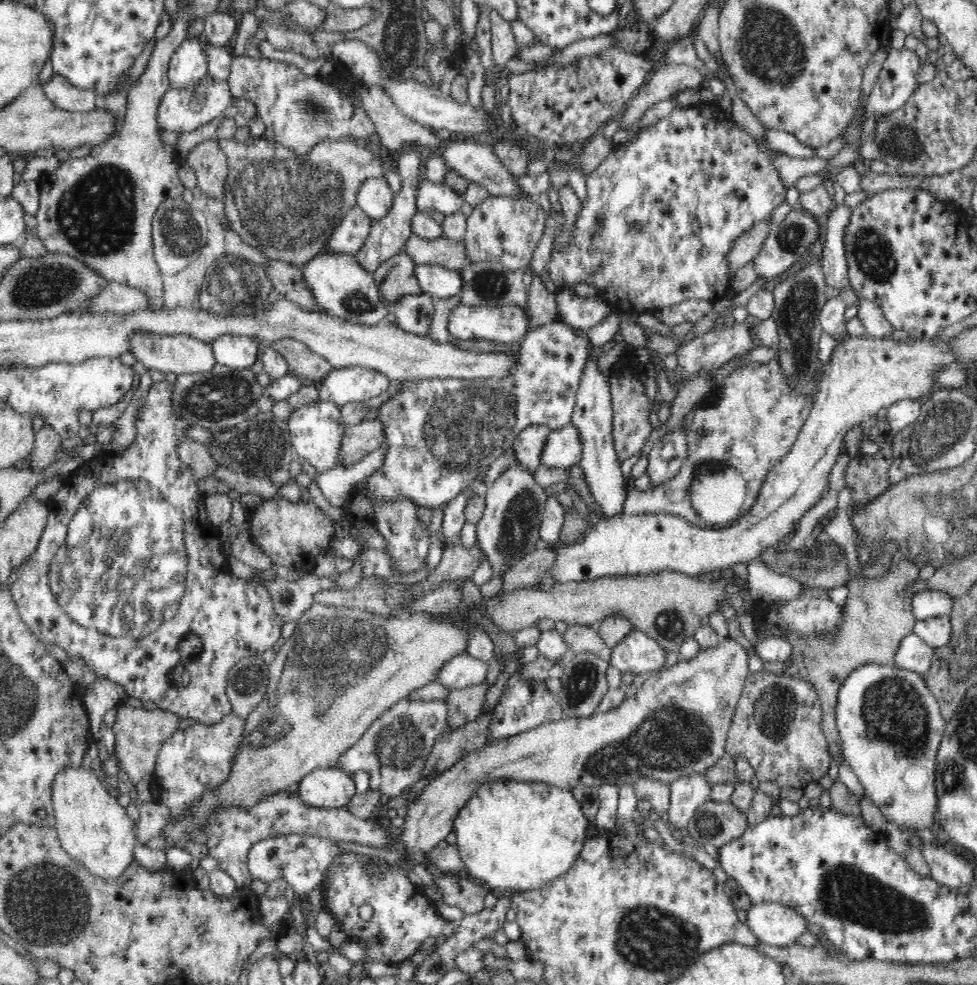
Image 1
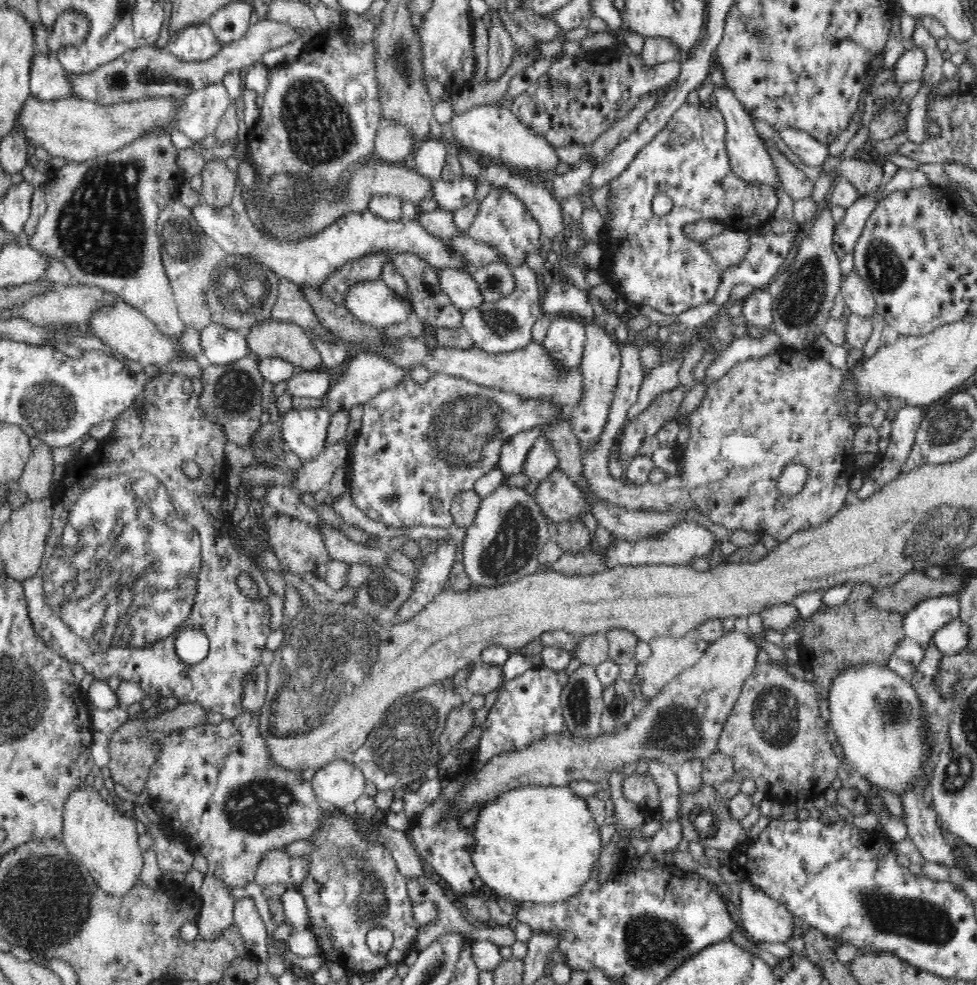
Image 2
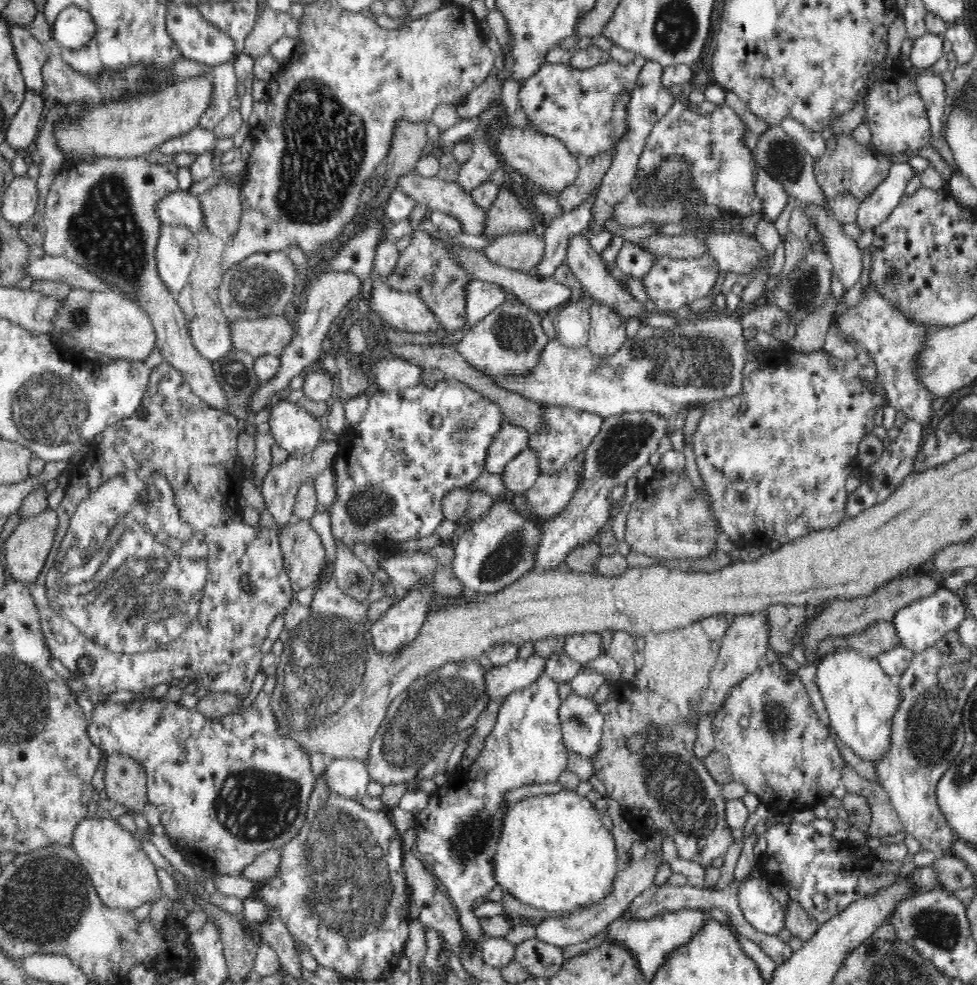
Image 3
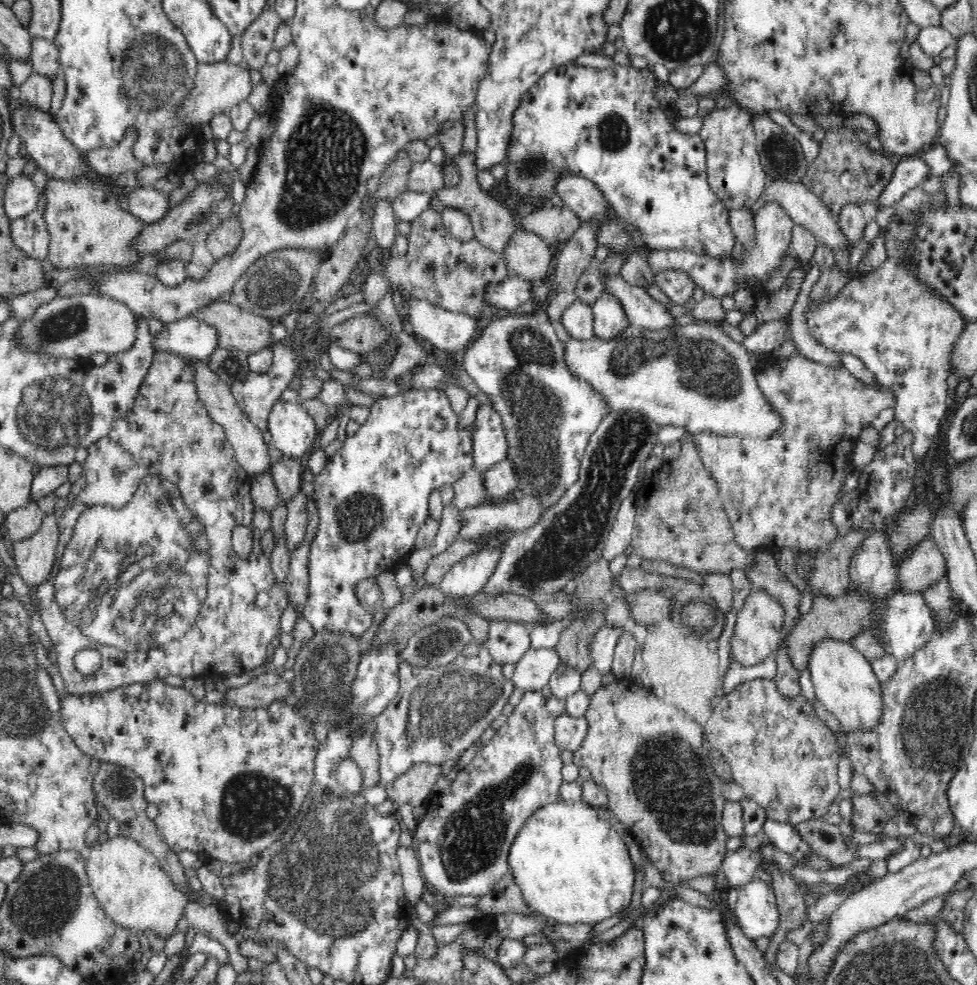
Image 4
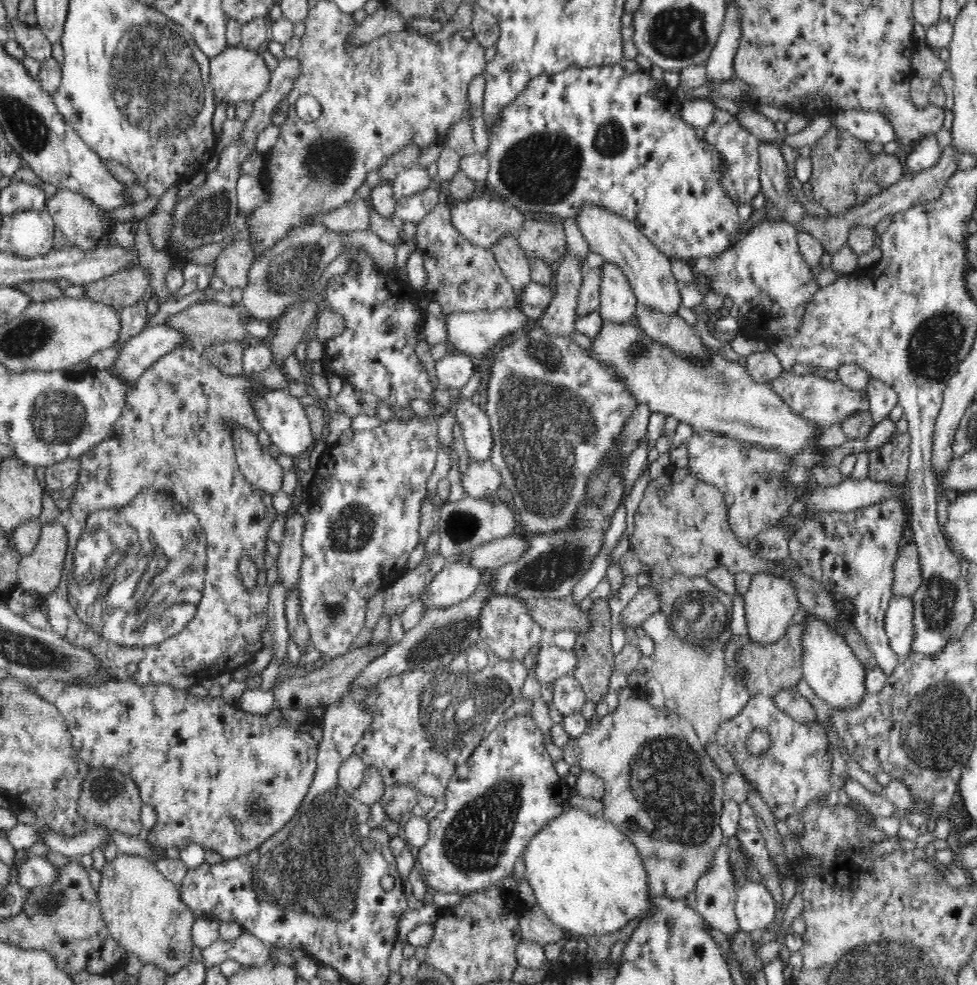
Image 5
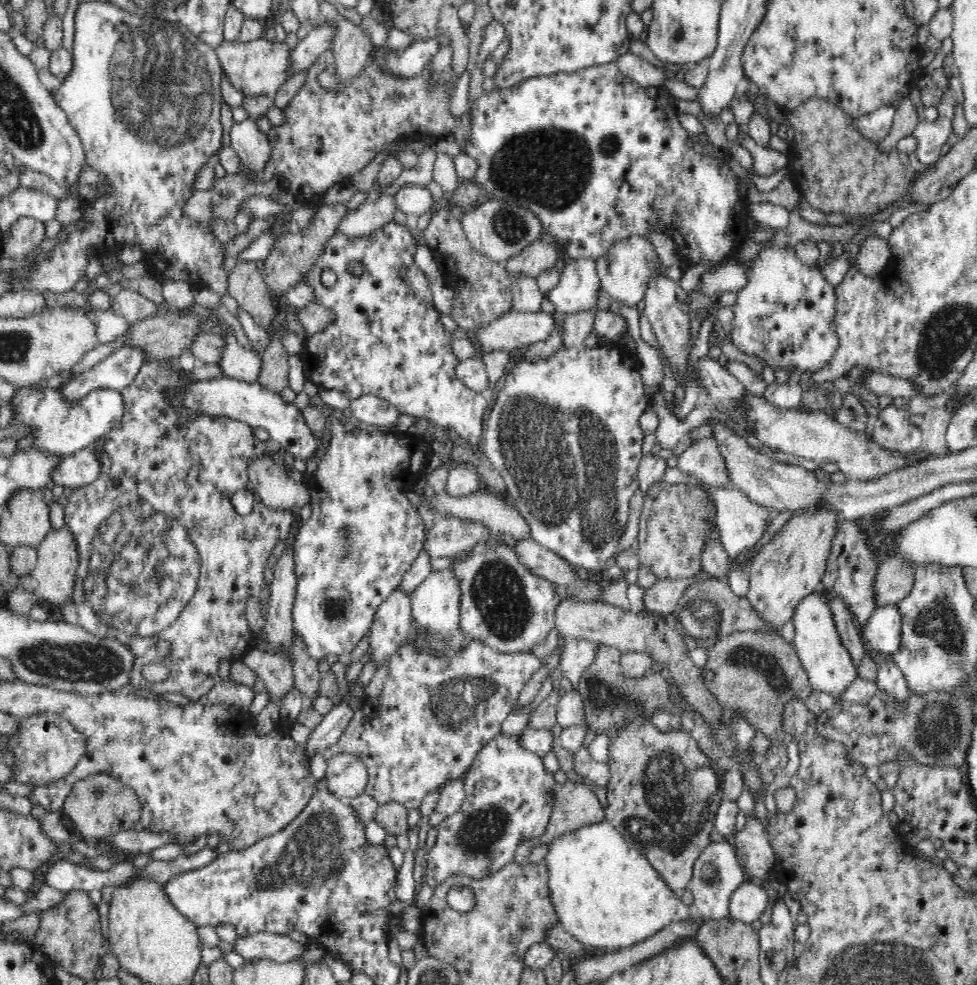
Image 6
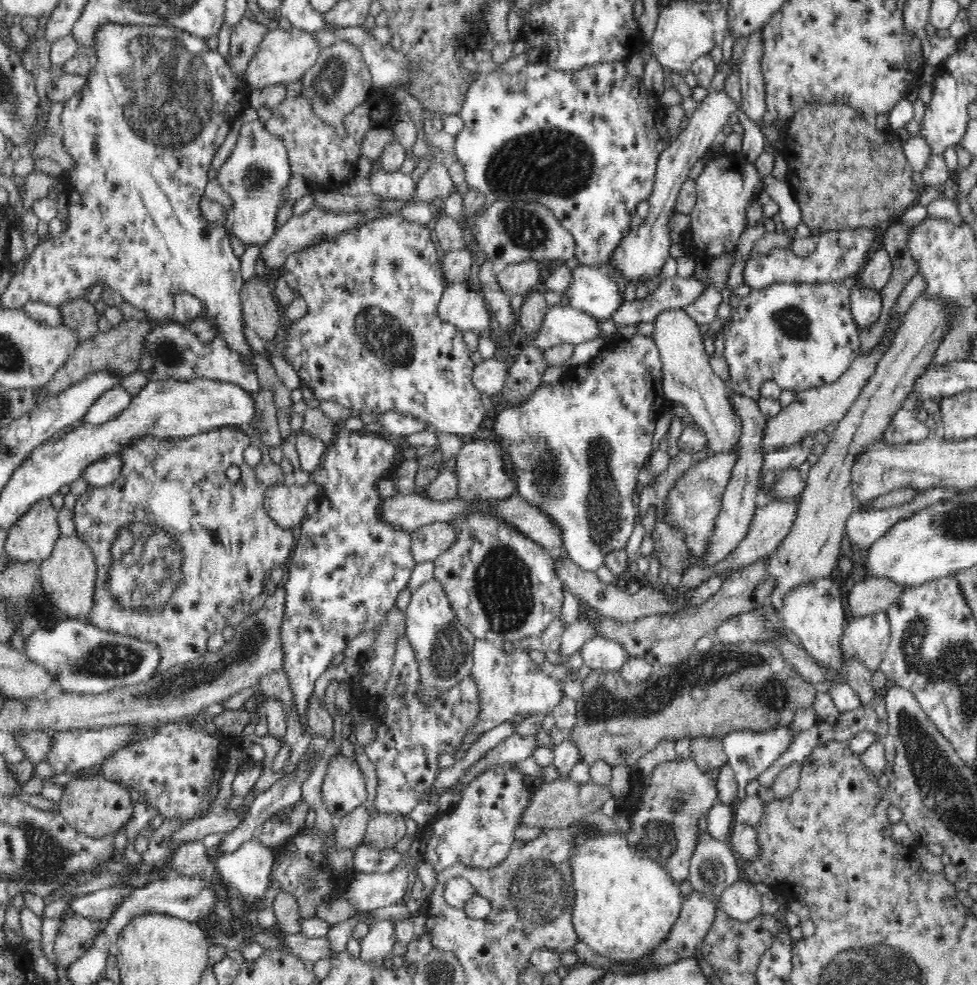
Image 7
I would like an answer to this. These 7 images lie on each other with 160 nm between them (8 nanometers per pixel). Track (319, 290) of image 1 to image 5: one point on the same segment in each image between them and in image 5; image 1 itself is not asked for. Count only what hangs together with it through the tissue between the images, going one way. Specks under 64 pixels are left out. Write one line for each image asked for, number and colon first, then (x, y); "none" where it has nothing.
2: (373, 302)
3: (405, 311)
4: (447, 332)
5: (475, 333)

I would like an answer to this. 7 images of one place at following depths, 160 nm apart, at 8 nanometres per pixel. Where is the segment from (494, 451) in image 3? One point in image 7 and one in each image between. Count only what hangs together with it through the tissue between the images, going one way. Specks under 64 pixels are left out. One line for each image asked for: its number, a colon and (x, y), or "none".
4: (491, 441)
5: (475, 425)
6: (386, 340)
7: (372, 340)

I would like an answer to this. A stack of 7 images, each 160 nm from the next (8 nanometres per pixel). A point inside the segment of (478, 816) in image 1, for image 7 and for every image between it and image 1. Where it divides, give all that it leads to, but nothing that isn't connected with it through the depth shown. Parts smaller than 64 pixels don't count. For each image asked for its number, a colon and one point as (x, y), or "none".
2: (535, 844)
3: (553, 853)
4: (572, 866)
5: (588, 878)
6: (604, 892)
7: (626, 904)

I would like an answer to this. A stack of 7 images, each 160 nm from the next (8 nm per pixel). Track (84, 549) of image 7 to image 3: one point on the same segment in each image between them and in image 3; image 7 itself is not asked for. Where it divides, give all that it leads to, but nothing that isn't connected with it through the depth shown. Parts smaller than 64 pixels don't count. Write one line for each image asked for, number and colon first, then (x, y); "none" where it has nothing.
3: (26, 549)
4: (34, 556)
5: (40, 571)
6: (52, 578)

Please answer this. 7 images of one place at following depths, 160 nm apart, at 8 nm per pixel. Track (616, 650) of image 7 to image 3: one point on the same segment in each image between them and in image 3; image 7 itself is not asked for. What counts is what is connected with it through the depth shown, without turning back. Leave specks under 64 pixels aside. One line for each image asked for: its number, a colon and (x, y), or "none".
3: (500, 681)
4: (533, 671)
5: (552, 662)
6: (577, 654)

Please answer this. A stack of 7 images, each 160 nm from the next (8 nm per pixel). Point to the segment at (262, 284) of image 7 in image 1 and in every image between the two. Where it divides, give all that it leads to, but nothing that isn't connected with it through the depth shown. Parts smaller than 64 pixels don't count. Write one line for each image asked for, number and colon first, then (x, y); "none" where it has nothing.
1: (208, 161)
2: (218, 183)
3: (221, 205)
4: (225, 238)
5: (233, 263)
6: (245, 285)

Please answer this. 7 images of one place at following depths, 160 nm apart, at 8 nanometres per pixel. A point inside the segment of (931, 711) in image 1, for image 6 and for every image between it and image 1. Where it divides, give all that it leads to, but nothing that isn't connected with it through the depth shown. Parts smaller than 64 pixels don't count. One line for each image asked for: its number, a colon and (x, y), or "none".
2: (878, 719)
3: (861, 699)
4: (844, 681)
5: (830, 667)
6: (830, 668)

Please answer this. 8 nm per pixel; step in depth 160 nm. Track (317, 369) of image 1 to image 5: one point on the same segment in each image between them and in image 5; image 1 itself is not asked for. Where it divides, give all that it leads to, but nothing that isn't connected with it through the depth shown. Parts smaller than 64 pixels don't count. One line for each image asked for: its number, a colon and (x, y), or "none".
2: (287, 341)
3: (266, 335)
4: (237, 328)
5: (206, 324)

